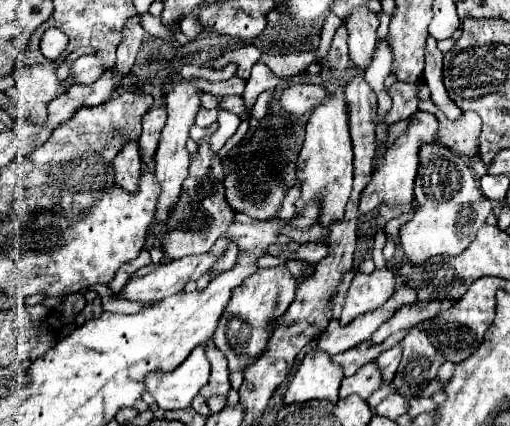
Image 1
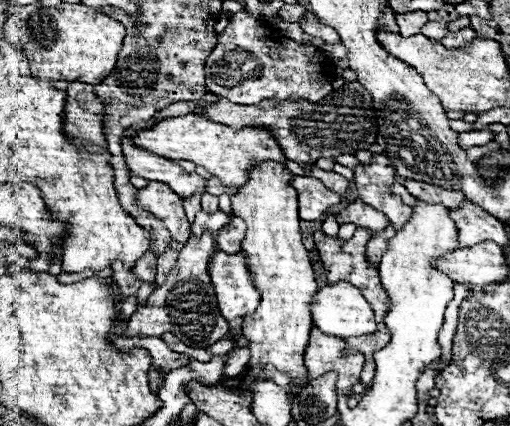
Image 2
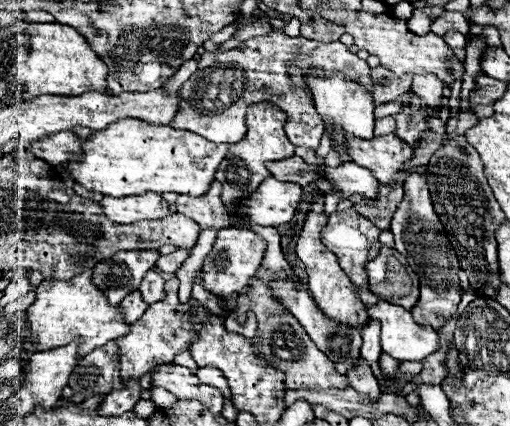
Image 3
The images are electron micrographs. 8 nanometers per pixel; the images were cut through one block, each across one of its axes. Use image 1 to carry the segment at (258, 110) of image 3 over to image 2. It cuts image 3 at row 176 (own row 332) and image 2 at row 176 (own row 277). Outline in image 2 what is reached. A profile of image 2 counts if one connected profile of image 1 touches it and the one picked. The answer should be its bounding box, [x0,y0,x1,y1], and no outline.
[232,162,318,390]

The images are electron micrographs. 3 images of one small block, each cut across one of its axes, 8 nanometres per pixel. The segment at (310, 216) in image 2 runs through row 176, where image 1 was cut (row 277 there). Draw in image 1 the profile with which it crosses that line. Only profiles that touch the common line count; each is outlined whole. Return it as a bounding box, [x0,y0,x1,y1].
[286,260,314,282]

